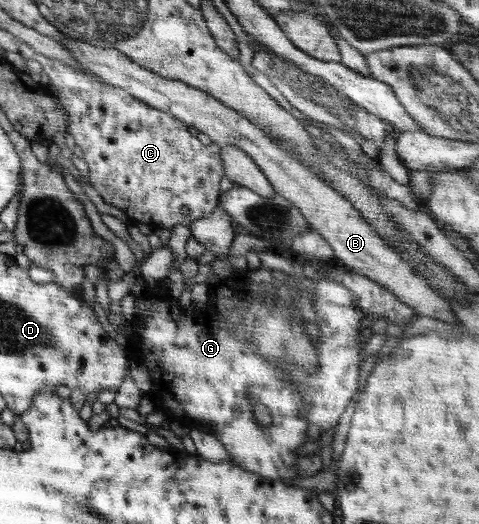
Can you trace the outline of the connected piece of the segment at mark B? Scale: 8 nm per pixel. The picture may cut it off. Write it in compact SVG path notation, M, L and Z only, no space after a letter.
M62 34L59 42L68 48L72 57L77 59L87 72L95 74L95 77L105 84L121 88L152 108L169 114L181 123L195 127L201 136L209 136L209 139L219 148L235 146L247 154L247 157L251 157L268 178L274 190L299 209L309 227L317 230L329 242L334 250L334 256L344 262L347 269L355 270L360 275L384 286L399 300L414 308L416 314L421 317L431 317L446 323L456 321L451 304L441 298L438 292L429 286L428 280L418 274L409 262L403 260L392 247L388 247L384 240L379 238L371 225L363 221L360 213L347 199L323 182L315 172L301 164L297 158L279 149L279 146L275 145L259 126L245 119L240 112L224 106L213 95L206 94L189 84L161 77L150 69L143 68L118 50L91 46L73 40L67 34Z

